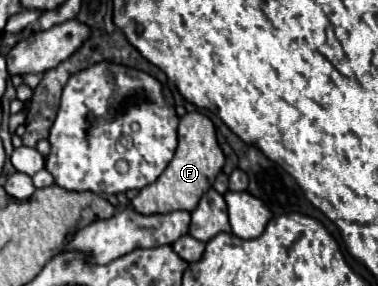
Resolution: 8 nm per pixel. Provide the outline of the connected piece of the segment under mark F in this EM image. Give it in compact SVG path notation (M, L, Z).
M199 111L187 113L179 121L179 147L175 151L175 157L169 161L167 169L159 175L159 179L155 183L143 187L131 203L143 215L171 213L171 211L179 211L179 209L193 211L197 207L199 199L203 197L203 193L207 193L211 189L223 163L225 163L225 157L217 143L215 127L213 127L211 119Z

